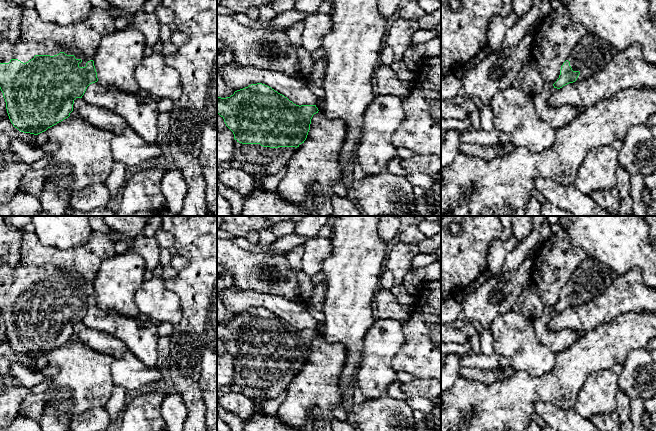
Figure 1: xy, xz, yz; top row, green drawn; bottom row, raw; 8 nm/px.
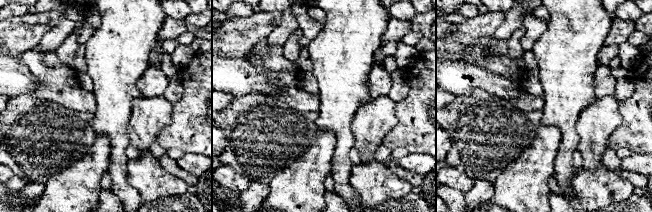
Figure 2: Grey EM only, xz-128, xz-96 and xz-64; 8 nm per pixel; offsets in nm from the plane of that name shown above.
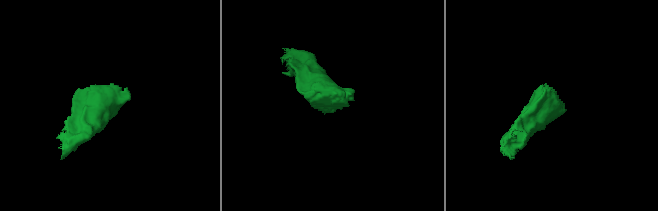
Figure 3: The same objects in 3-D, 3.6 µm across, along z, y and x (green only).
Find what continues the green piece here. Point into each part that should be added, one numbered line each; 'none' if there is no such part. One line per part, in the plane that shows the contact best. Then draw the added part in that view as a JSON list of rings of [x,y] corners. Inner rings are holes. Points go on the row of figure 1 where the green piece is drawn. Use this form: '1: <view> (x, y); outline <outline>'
1: xy (24, 51); outline [[[47,40],[42,43],[31,43],[28,41],[19,41],[15,44],[3,42],[0,45],[0,63],[9,63],[11,59],[18,59],[23,63],[33,59],[35,55],[54,56],[64,52],[67,55],[74,55],[76,59],[81,59],[79,67],[85,67],[91,59],[85,57],[77,49],[64,45],[58,45],[56,42]]]

